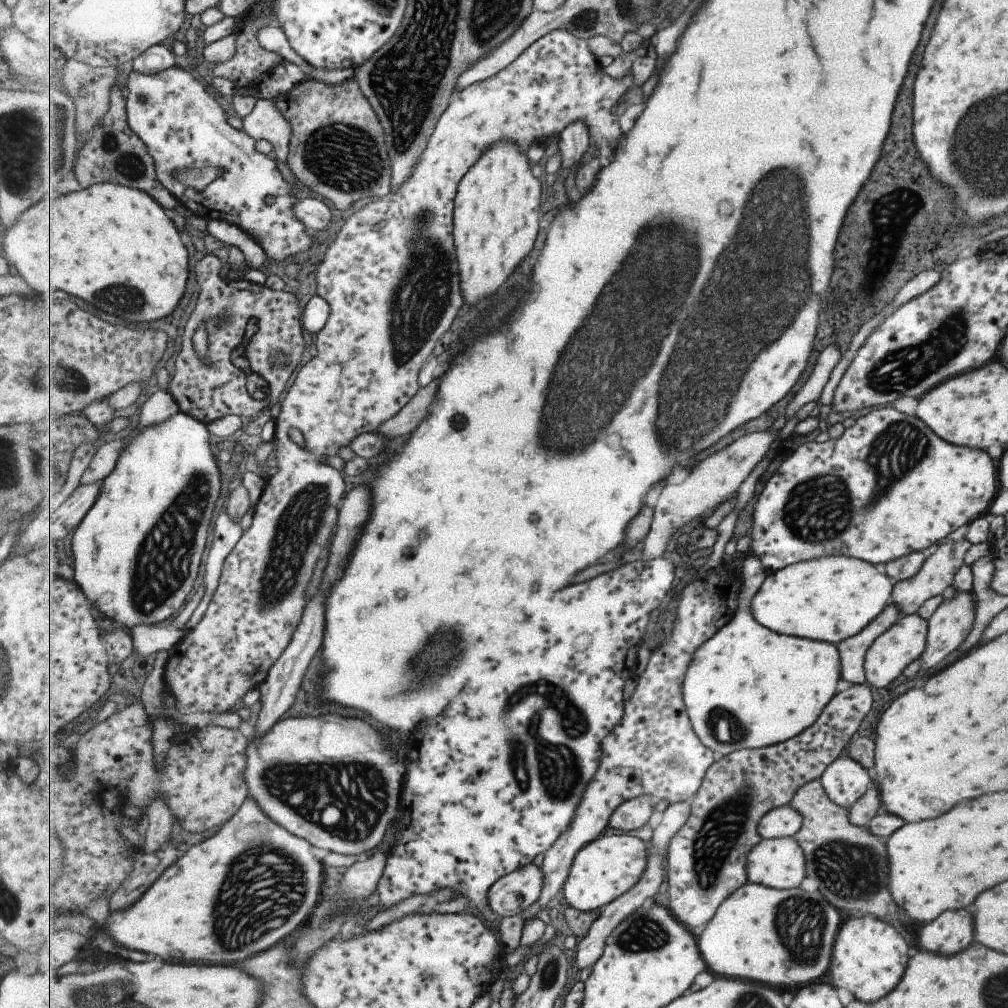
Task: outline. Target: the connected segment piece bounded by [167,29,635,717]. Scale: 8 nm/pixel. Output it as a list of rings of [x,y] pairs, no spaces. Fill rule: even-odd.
[[[556,29],[552,33],[543,36],[535,45],[532,45],[530,49],[524,52],[514,64],[502,70],[500,74],[476,83],[464,91],[456,92],[447,112],[440,118],[436,132],[432,135],[429,147],[426,149],[422,162],[418,165],[413,177],[408,179],[407,183],[397,193],[393,192],[384,198],[375,198],[372,203],[354,213],[348,219],[340,234],[338,234],[338,238],[334,242],[327,242],[329,248],[326,252],[326,258],[322,262],[316,276],[318,280],[318,294],[330,302],[333,311],[326,328],[321,330],[317,336],[313,359],[298,373],[295,383],[291,386],[289,394],[283,402],[280,416],[276,420],[277,428],[274,442],[277,444],[276,452],[277,460],[279,461],[279,472],[267,481],[267,487],[255,509],[253,524],[243,534],[235,549],[227,557],[219,586],[203,619],[192,630],[187,631],[187,637],[184,642],[178,643],[175,650],[169,651],[171,661],[167,668],[167,684],[171,694],[177,700],[177,708],[183,715],[212,713],[214,717],[217,714],[232,710],[252,688],[260,688],[267,681],[272,667],[283,657],[283,654],[287,652],[287,648],[292,644],[295,632],[303,622],[305,609],[309,603],[308,590],[312,586],[318,562],[324,556],[326,548],[332,546],[332,536],[335,536],[339,527],[341,507],[345,500],[346,488],[348,488],[342,471],[326,461],[326,456],[338,456],[338,450],[342,446],[350,446],[352,448],[353,442],[359,436],[378,432],[385,422],[398,416],[399,412],[402,412],[406,406],[411,404],[423,387],[420,385],[420,370],[424,368],[424,364],[428,362],[432,352],[440,351],[440,348],[438,348],[440,338],[454,326],[456,318],[460,316],[460,312],[464,308],[464,296],[462,296],[462,286],[460,286],[460,266],[458,266],[456,244],[454,244],[456,200],[459,196],[459,186],[462,184],[463,178],[467,176],[473,166],[476,166],[477,162],[480,162],[480,159],[493,145],[501,141],[519,143],[519,148],[524,153],[527,153],[534,142],[538,142],[538,140],[546,142],[548,138],[557,135],[560,137],[570,125],[578,121],[585,122],[588,125],[591,132],[591,144],[600,150],[604,146],[618,149],[624,142],[626,135],[622,132],[620,112],[614,114],[614,108],[620,102],[623,102],[624,94],[635,87],[635,75],[631,72],[623,80],[616,80],[614,76],[602,72],[602,67],[604,66],[602,66],[601,59],[592,50],[590,40],[576,36],[571,30]],[[292,428],[297,428],[301,431],[304,439],[303,445],[297,444],[290,438],[290,430]]]

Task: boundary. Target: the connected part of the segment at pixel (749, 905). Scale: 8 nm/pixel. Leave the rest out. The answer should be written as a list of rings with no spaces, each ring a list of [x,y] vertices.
[[[748,882],[738,889],[719,908],[711,925],[701,934],[700,950],[709,964],[709,971],[716,977],[732,976],[744,980],[756,980],[770,986],[801,990],[806,985],[818,980],[830,962],[832,944],[835,944],[836,932],[841,928],[840,914],[830,906],[820,892],[807,892],[798,887],[795,889],[777,889],[763,884]]]

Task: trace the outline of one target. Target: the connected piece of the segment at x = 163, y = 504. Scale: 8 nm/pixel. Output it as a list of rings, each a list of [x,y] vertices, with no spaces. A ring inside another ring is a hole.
[[[181,411],[176,414],[172,420],[158,424],[158,426],[148,426],[146,430],[140,430],[140,434],[136,434],[136,438],[130,442],[130,446],[126,448],[126,452],[122,454],[118,467],[110,474],[109,478],[103,482],[102,494],[96,502],[96,506],[92,508],[89,516],[86,516],[82,525],[71,537],[68,543],[66,554],[66,562],[64,564],[70,573],[70,576],[76,581],[83,591],[92,599],[96,608],[100,610],[106,617],[114,622],[124,626],[125,629],[134,630],[138,625],[155,625],[170,621],[172,616],[177,616],[178,612],[185,608],[190,594],[196,588],[196,580],[200,576],[200,568],[202,568],[202,558],[210,540],[210,528],[212,528],[212,520],[214,520],[214,512],[220,500],[220,492],[222,492],[222,474],[218,466],[217,451],[215,444],[212,444],[212,430],[208,423],[202,419],[195,418],[192,414]]]

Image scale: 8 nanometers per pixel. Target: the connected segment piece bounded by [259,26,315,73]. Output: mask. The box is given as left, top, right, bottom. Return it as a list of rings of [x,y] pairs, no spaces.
[[[276,26],[264,27],[259,34],[263,45],[275,53],[284,55],[284,58],[291,63],[299,64],[303,67],[304,72],[312,73],[315,66],[309,63],[297,50],[292,46],[287,32],[281,27]]]

